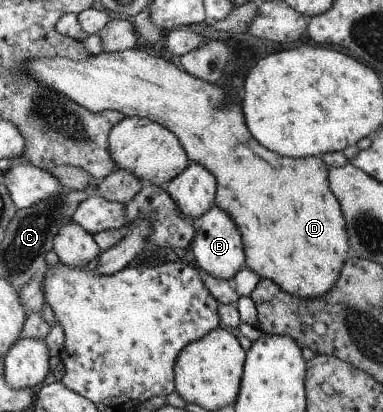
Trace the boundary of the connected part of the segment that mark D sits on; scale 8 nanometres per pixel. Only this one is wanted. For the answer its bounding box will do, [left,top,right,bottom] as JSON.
[25,49,349,298]

